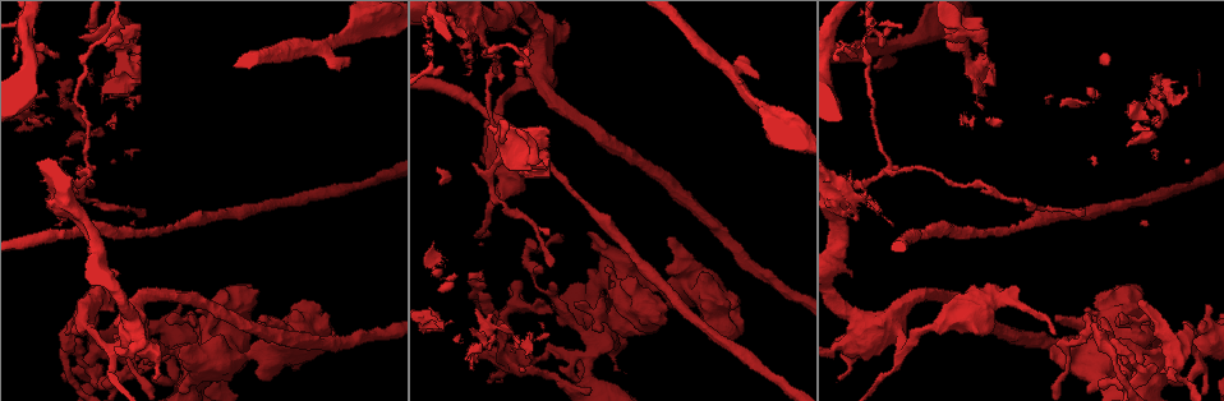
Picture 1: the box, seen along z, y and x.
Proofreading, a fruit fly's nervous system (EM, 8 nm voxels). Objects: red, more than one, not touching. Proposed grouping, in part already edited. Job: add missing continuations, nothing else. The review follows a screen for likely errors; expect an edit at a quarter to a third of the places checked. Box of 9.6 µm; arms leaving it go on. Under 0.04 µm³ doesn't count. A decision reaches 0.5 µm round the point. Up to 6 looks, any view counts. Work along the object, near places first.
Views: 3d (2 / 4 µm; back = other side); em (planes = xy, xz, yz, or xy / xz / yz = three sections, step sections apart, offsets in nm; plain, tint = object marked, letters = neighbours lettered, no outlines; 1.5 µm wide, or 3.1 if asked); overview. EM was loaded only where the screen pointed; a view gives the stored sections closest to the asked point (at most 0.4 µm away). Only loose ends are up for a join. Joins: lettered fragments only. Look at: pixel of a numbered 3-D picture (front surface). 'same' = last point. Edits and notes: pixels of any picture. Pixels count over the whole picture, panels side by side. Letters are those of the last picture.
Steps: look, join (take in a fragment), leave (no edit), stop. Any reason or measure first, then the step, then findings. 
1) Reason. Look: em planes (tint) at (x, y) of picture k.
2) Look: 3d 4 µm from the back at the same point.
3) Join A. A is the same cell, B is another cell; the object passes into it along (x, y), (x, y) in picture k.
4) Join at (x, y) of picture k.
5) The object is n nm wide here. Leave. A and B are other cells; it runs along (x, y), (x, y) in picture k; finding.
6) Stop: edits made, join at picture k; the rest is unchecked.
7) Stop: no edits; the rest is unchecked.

Free end. Look: em planes (letters) at (119, 273) of picture 1.

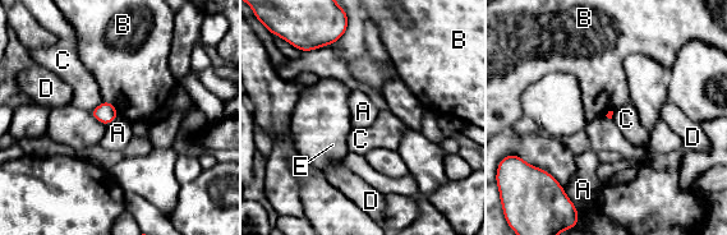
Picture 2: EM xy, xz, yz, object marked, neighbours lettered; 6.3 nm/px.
Leave. A, B, C, D and E are other cells; a border runs along (119, 115), (106, 127) in picture 2; none of them fits.

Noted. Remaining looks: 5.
Branch stops here. Look: em 3.1 µm planes (letters) at (156, 378) of picture 1.

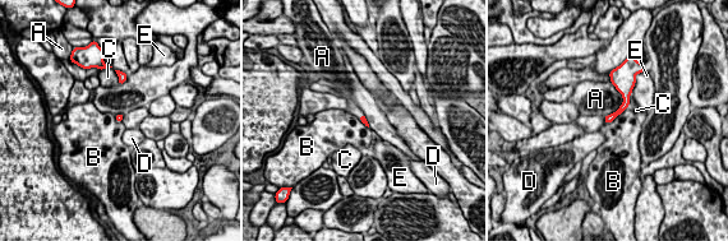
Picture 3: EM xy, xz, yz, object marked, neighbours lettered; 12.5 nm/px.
Leave. A, B, C, D and E are other cells; a border runs along (627, 107), (607, 124) in picture 3; none of them fits.

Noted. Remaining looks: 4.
Look: 3d 2 µm from the back at (106, 46) of picture 1.

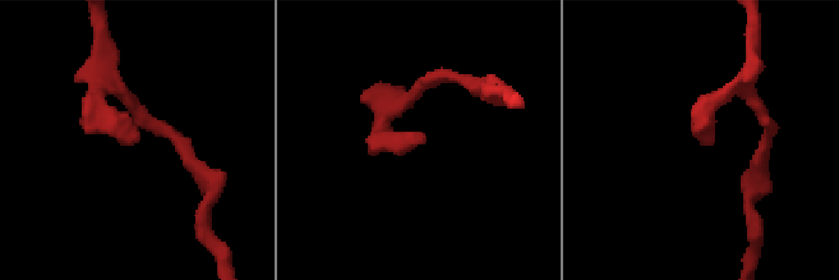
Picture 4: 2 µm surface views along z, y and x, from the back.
Shape alone is not enough. Look: em planes (letters) at (712, 137) of picture 4.

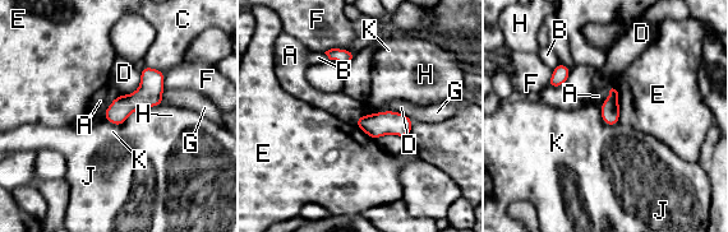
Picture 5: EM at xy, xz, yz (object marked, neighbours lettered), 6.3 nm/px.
Leave. A, B, C, D, E, F, G, H, J and K are other cells; none of them fits.

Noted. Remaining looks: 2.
Stop: no edits; the rest is unchecked.

